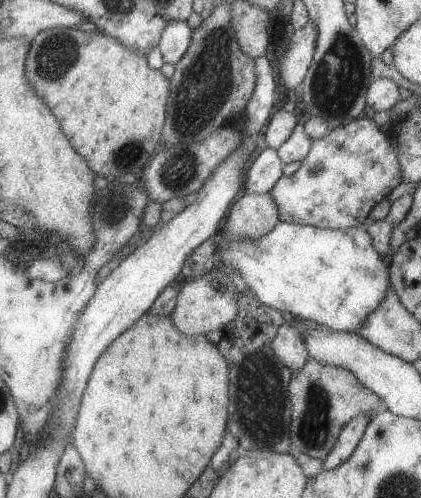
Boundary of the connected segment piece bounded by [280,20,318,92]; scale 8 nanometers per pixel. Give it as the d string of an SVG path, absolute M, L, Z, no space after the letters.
M312 20L294 31L290 48L280 58L280 78L288 90L300 90L315 54L317 36L318 30Z

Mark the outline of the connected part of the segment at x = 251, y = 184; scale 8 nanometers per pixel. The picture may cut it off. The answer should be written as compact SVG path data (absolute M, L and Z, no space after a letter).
M262 147L256 153L249 166L245 186L247 193L267 194L283 176L284 162L277 154L277 150Z

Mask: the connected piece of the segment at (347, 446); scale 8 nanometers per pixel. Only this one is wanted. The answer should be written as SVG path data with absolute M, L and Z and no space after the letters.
M370 414L356 416L346 426L342 426L334 448L330 450L330 454L323 460L323 470L334 470L352 456L352 452L358 447L370 419Z

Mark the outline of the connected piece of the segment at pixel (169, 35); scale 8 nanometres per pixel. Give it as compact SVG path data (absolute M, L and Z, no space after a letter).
M186 21L170 22L164 28L158 44L164 63L178 64L190 46L192 34L193 30Z

